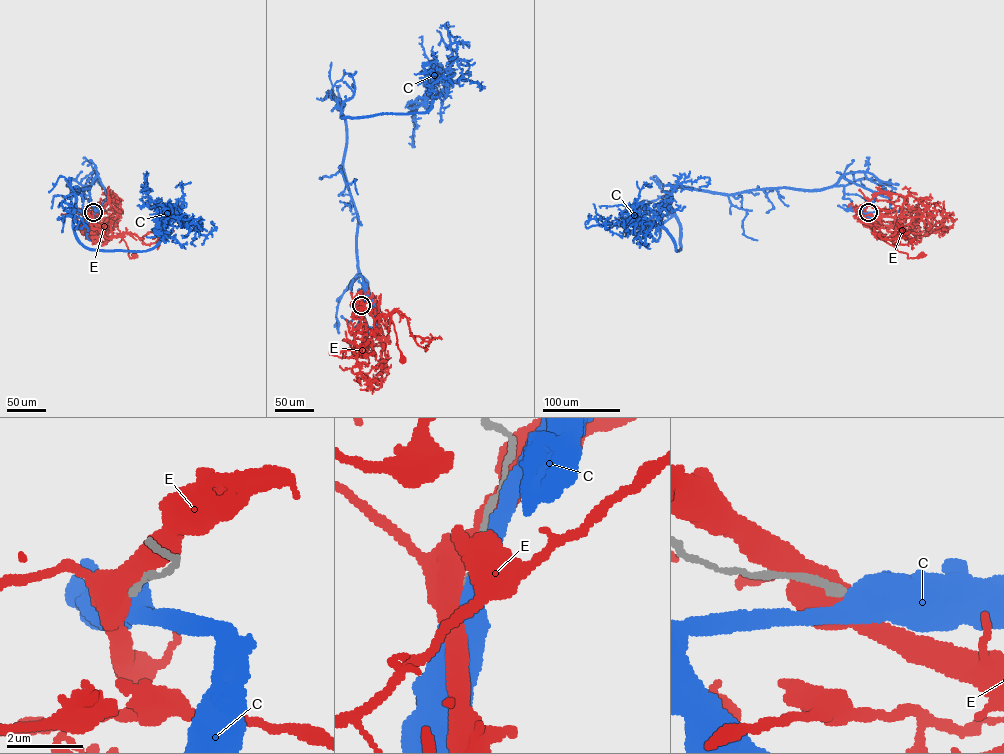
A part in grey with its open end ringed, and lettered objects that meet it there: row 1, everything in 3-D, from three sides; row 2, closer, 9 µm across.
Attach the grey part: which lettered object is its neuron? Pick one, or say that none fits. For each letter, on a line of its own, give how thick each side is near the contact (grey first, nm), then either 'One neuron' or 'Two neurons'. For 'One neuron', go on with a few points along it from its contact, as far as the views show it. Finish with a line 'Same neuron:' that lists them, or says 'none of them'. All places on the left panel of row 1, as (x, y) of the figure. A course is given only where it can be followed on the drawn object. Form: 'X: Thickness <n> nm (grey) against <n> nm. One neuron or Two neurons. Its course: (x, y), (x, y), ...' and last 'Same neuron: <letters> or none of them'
C: Thickness 260 nm (grey) against 550 nm. Two neurons
E: Thickness 300 nm (grey) against 550 nm. Two neurons
Same neuron: none of them

